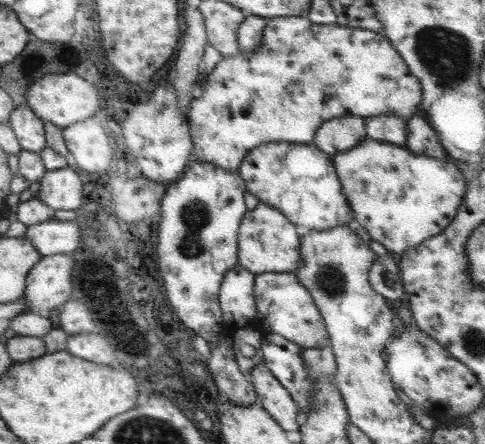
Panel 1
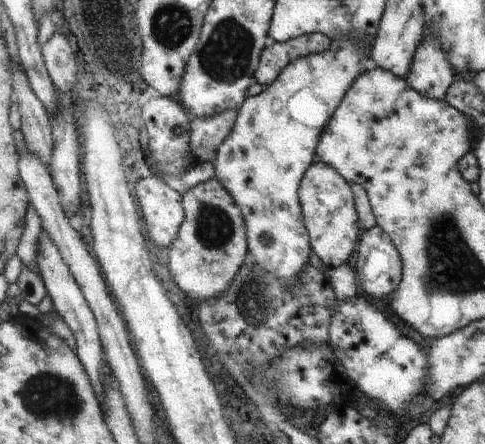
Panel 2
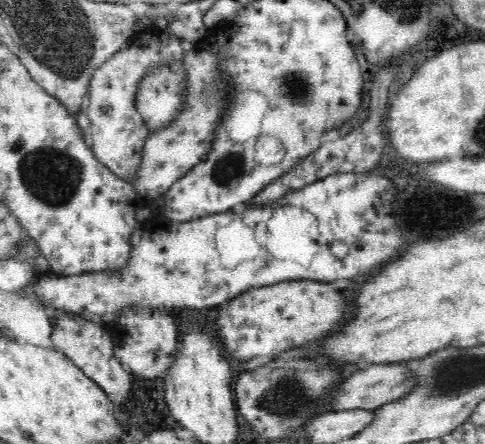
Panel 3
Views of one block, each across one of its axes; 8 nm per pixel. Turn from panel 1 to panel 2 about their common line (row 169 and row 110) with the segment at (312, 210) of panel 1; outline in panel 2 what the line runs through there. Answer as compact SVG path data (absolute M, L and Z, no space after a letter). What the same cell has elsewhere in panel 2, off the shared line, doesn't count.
M337 40L331 42L327 52L323 54L313 54L301 60L293 60L293 64L287 64L277 76L277 80L269 86L263 88L257 96L247 98L239 110L235 124L229 132L229 136L219 144L215 158L211 162L213 166L213 180L221 186L221 190L231 198L233 206L237 208L241 220L243 220L243 232L245 232L245 244L247 244L247 262L255 268L261 268L271 280L277 280L275 284L281 284L281 292L285 296L293 296L297 288L301 288L301 274L305 272L305 266L309 264L309 236L303 226L303 214L297 198L299 182L305 174L305 170L315 162L315 144L321 136L321 130L317 128L307 128L303 124L297 124L289 118L285 102L301 88L301 86L323 86L325 92L341 92L353 84L353 80L361 74L359 62L365 60L365 54L349 40Z

